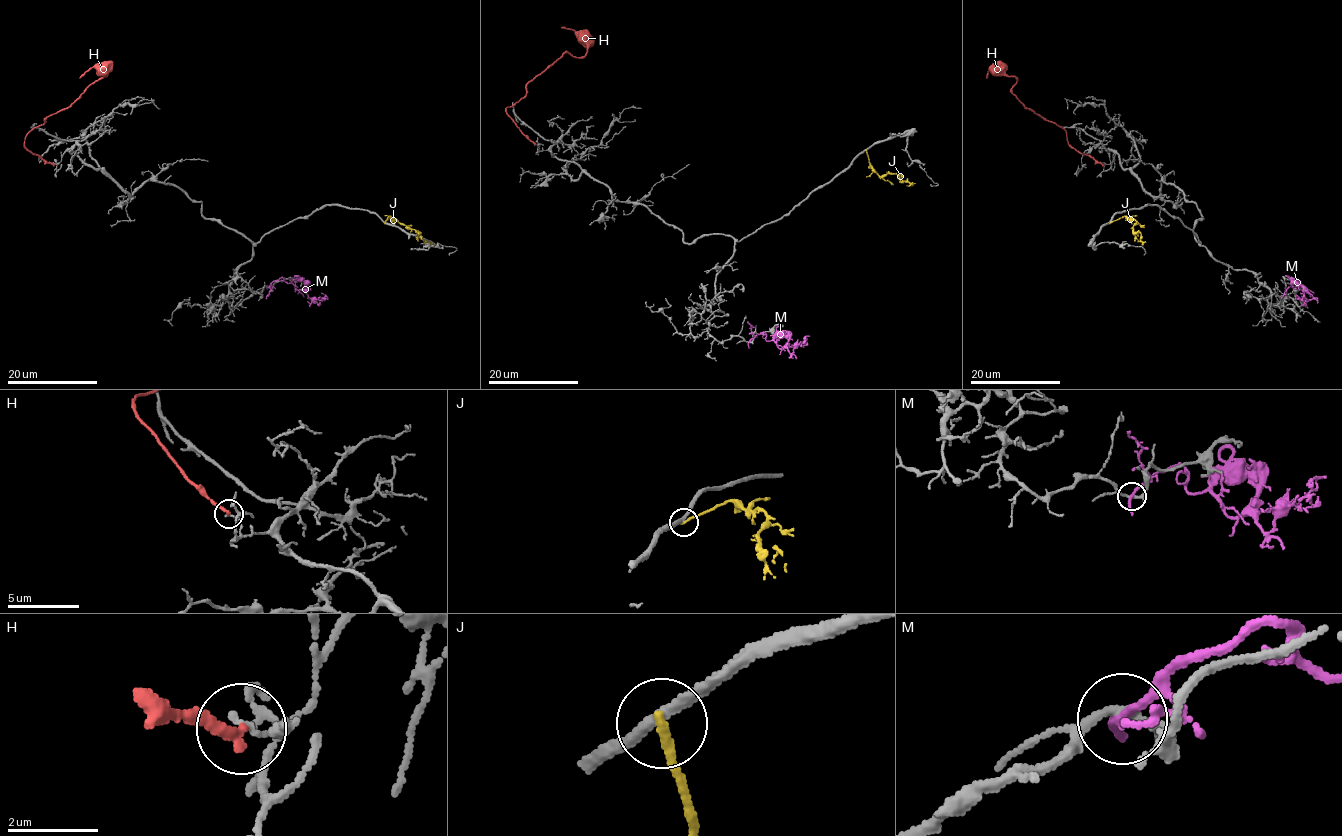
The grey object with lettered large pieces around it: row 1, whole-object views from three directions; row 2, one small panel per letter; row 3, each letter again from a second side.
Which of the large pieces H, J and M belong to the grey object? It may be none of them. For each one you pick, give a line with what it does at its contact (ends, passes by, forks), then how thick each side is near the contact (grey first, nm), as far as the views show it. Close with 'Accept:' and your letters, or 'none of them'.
Accept: none of them

